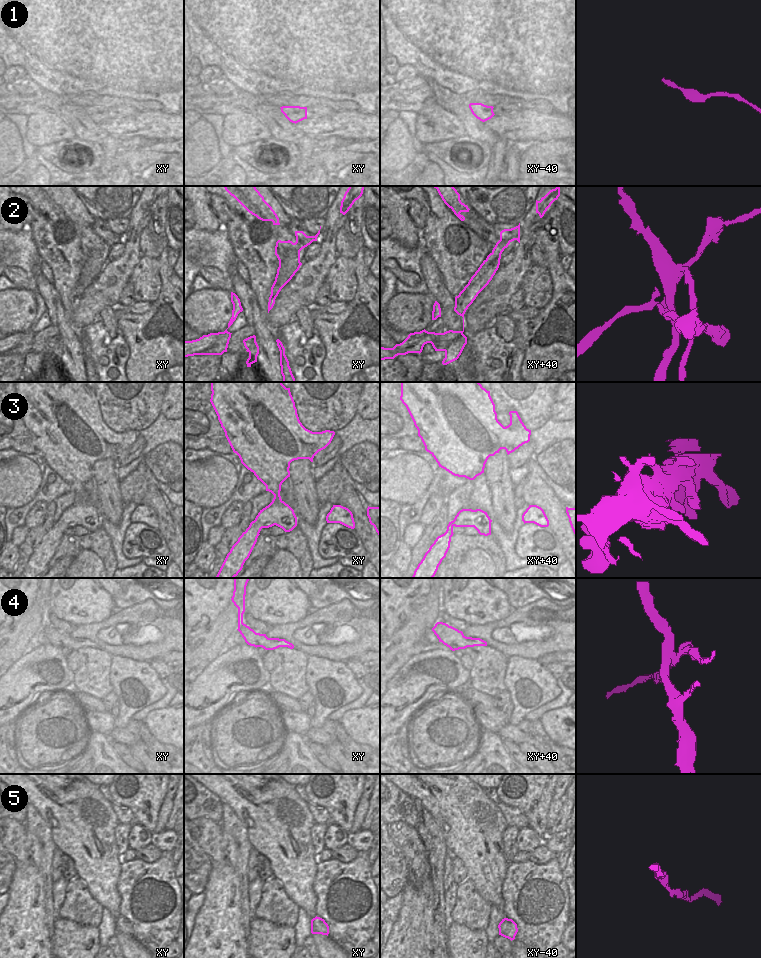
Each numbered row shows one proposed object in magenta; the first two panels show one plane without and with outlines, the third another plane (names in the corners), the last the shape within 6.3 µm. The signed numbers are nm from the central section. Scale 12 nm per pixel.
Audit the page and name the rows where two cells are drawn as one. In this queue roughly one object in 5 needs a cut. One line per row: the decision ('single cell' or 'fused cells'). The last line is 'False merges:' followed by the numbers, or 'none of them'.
1: single cell
2: fused cells
3: single cell
4: fused cells
5: single cell
False merges: 2, 4

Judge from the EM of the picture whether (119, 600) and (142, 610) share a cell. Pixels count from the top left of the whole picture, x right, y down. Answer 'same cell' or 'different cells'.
different cells

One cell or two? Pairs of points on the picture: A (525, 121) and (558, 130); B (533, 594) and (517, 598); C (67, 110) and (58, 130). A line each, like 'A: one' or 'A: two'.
A: one
B: one
C: two

